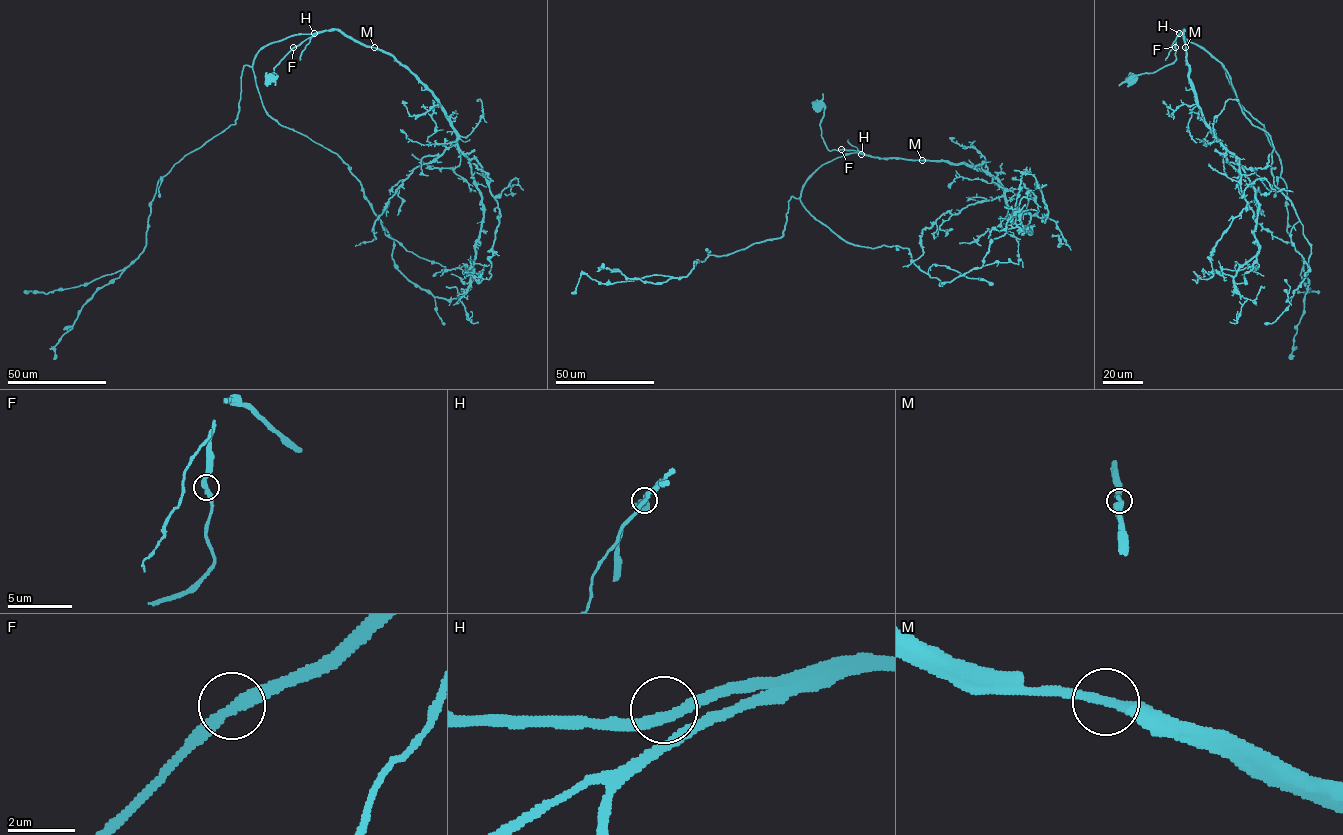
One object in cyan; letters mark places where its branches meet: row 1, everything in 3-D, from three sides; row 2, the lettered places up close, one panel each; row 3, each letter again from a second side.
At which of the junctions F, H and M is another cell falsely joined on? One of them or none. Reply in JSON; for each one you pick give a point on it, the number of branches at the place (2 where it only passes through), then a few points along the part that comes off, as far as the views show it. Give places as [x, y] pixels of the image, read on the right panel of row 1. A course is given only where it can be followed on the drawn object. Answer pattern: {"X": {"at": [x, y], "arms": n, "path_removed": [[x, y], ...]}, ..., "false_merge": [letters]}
{"false_merge": []}

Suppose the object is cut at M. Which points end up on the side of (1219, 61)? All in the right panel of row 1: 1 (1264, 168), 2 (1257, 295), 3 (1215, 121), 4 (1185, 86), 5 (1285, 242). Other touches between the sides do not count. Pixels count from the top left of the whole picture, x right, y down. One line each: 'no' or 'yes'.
1: no
2: no
3: no
4: no
5: no

